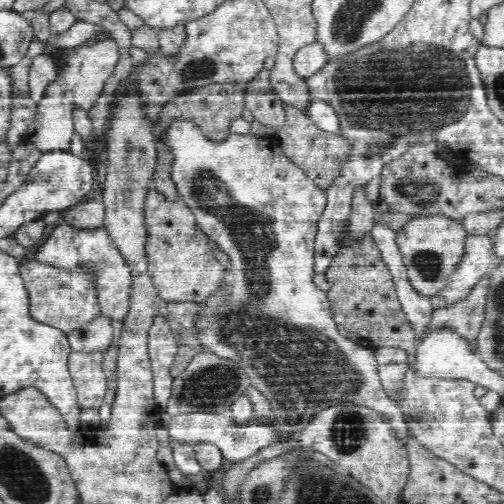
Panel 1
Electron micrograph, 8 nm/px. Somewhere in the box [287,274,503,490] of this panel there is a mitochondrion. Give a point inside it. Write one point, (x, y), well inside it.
(348, 432)

